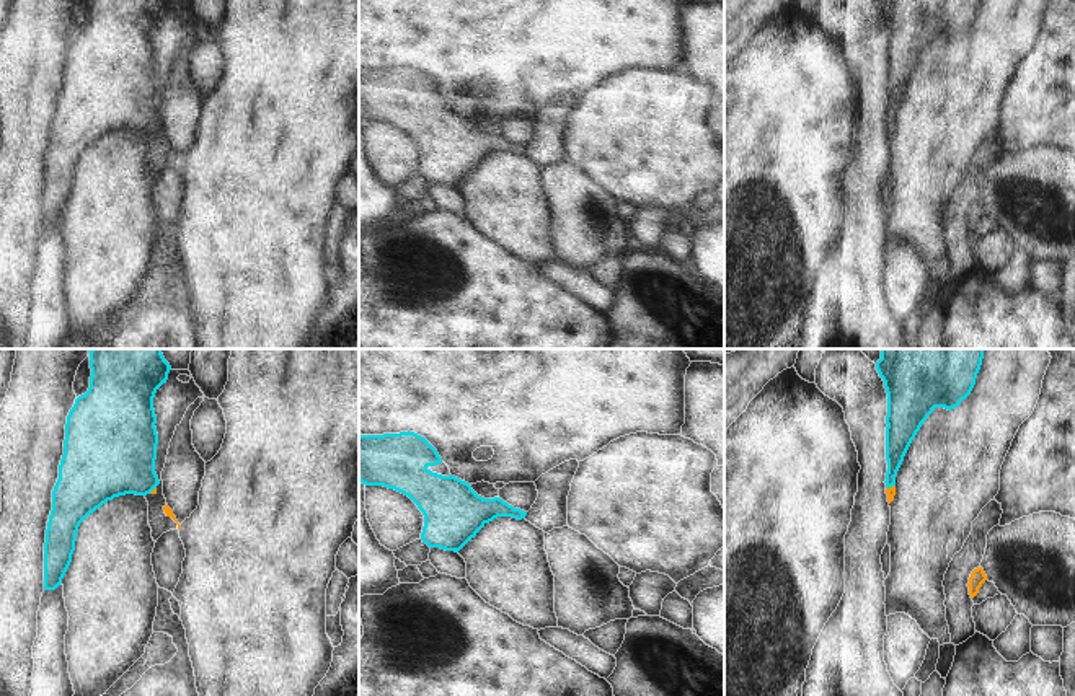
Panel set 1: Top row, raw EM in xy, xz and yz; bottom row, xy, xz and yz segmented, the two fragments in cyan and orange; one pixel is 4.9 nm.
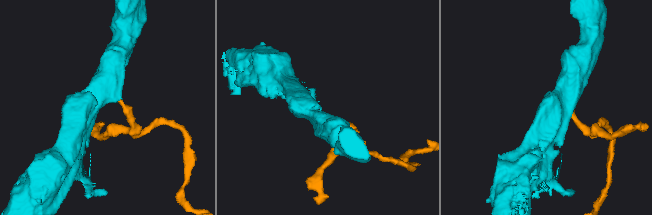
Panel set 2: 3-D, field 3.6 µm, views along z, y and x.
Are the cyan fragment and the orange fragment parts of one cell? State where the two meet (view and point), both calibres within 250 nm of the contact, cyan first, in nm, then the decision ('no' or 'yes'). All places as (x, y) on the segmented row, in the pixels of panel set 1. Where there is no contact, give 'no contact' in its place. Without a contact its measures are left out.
yz (889, 486) | 130/50 nm | yes

